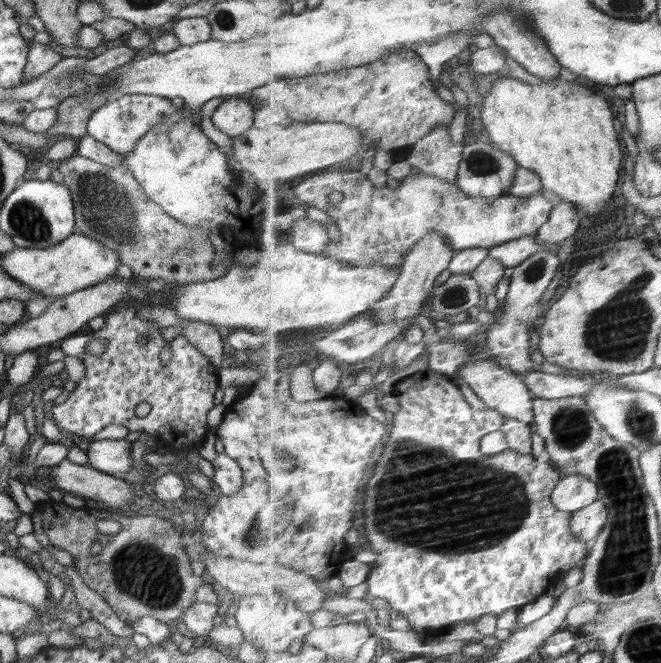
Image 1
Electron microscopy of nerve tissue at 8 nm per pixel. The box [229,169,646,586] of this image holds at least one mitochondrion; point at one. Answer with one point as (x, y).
(479, 501)

